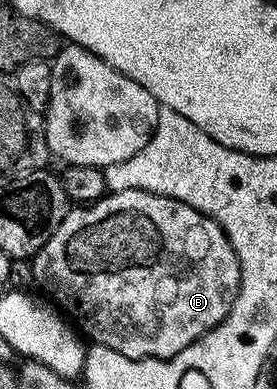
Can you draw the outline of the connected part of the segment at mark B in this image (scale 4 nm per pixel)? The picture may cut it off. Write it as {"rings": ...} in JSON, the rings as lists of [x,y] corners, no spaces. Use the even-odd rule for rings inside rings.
{"rings":[[[141,189],[122,191],[118,194],[117,201],[120,202],[117,205],[111,199],[113,200],[111,196],[105,195],[92,205],[81,205],[71,208],[66,216],[63,217],[63,222],[50,235],[50,239],[46,239],[46,243],[37,251],[36,256],[31,258],[32,277],[49,293],[47,296],[71,318],[75,328],[89,342],[105,345],[112,351],[118,351],[119,355],[128,356],[134,360],[144,360],[147,357],[166,360],[178,354],[183,348],[190,347],[195,341],[199,341],[215,325],[222,323],[226,319],[227,313],[235,301],[235,296],[238,295],[240,290],[240,264],[238,263],[238,257],[228,237],[224,234],[224,229],[213,217],[207,217],[204,213],[199,213],[194,207],[190,207],[178,199],[167,197],[166,195],[158,195],[150,191],[142,191]]]}

